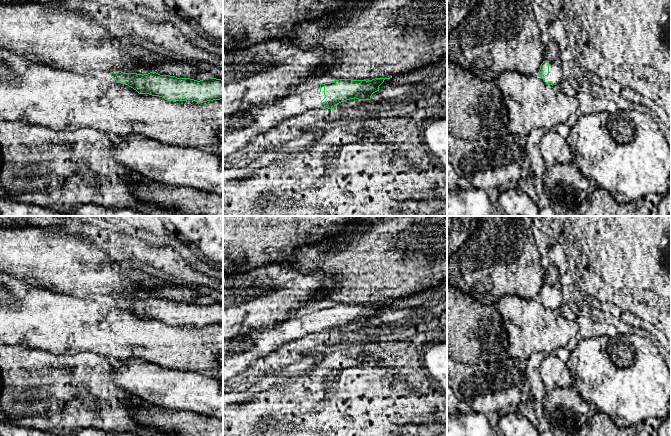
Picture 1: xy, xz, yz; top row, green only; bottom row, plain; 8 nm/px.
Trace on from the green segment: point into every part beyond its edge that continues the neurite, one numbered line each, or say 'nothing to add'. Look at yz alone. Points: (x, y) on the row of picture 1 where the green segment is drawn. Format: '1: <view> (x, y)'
1: yz (556, 75)

